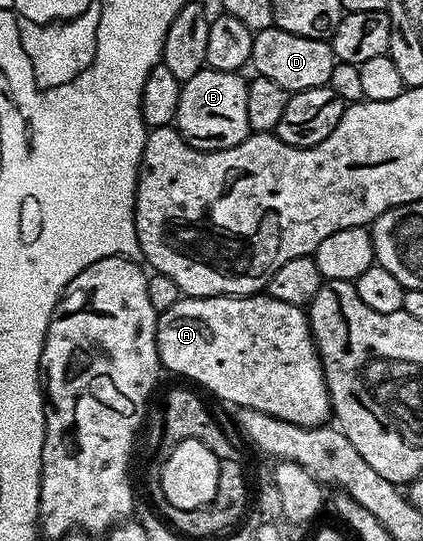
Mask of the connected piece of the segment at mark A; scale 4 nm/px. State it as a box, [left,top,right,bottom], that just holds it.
[155,296,332,426]

